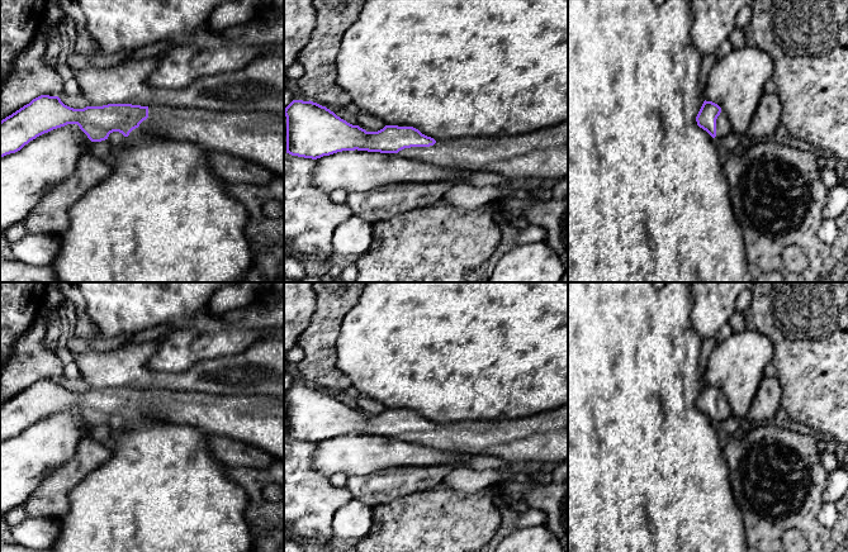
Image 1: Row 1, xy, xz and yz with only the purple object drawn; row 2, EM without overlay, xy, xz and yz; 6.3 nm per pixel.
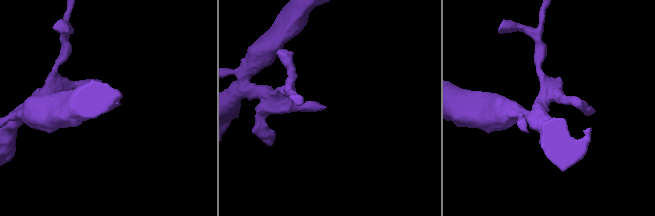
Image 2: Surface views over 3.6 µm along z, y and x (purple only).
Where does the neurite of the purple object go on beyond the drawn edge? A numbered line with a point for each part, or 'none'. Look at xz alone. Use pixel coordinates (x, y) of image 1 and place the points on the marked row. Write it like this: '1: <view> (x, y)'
1: xz (543, 153)

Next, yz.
1: yz (723, 127)

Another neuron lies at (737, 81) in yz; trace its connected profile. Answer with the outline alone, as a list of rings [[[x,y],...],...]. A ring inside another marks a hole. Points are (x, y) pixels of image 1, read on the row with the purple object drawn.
[[[750,46],[734,48],[716,60],[703,89],[703,99],[721,108],[733,133],[747,134],[773,70],[767,52]]]

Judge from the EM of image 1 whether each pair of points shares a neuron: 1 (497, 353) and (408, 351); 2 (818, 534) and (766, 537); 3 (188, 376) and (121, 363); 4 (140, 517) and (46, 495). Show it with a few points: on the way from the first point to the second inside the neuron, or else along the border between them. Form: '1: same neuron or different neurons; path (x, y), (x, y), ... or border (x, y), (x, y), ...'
1: same neuron; path (475, 353), (430, 352)
2: same neuron; path (805, 523), (778, 524)
3: same neuron; path (171, 380), (145, 379), (137, 375)
4: different neurons; border (85, 475), (69, 493), (69, 512), (60, 519)

